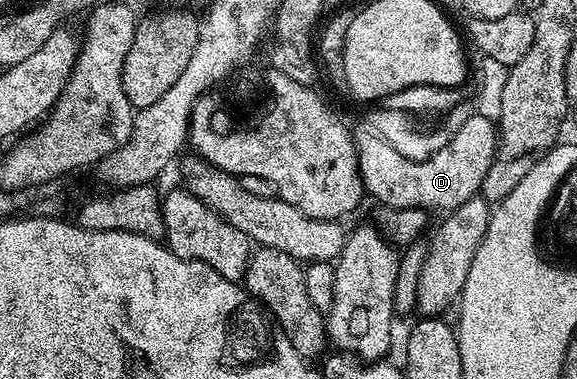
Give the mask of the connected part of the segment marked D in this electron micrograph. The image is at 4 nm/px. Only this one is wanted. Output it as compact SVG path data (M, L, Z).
M471 114L471 117L451 137L448 135L443 144L424 160L405 158L391 146L372 139L370 135L355 132L354 137L364 193L370 199L372 196L373 199L379 200L375 202L384 208L426 208L428 210L460 208L465 202L469 202L469 198L480 195L483 179L485 174L489 174L489 166L495 157L495 147L499 144L496 121L478 114Z

